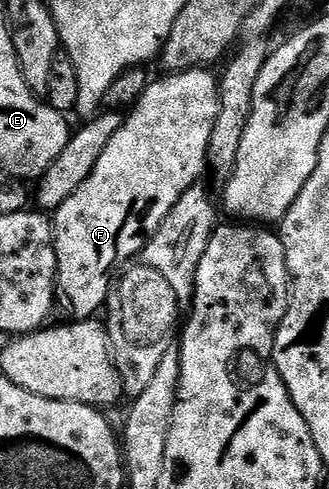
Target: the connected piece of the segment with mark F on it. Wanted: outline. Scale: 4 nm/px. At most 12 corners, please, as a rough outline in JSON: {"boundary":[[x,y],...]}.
{"boundary":[[208,68],[154,79],[51,216],[74,321],[207,168]]}

